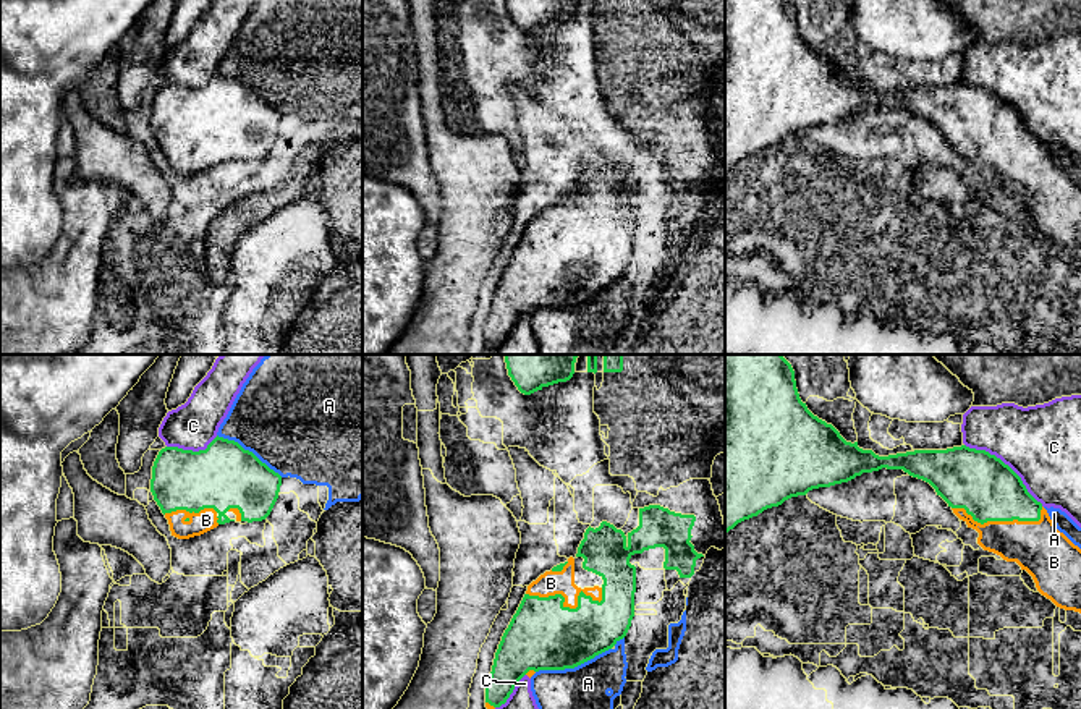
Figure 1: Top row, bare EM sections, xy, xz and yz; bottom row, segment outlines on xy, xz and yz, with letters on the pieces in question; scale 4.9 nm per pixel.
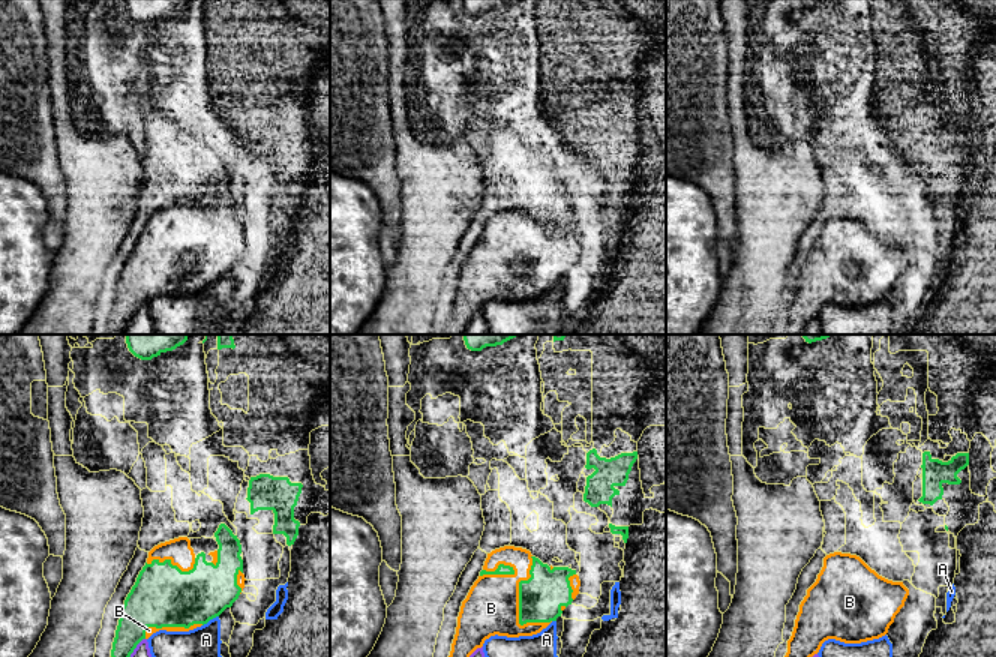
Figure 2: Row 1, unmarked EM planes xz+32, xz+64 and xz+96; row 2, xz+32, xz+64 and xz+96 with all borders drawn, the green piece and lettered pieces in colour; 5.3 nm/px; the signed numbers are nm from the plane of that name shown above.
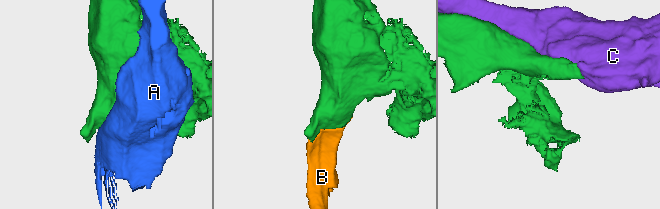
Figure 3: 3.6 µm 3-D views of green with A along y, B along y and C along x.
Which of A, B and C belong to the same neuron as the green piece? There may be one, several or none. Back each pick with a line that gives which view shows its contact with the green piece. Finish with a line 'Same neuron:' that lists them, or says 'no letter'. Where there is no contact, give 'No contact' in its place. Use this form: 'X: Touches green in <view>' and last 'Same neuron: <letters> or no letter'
B: Touches green in xz
Same neuron: B

